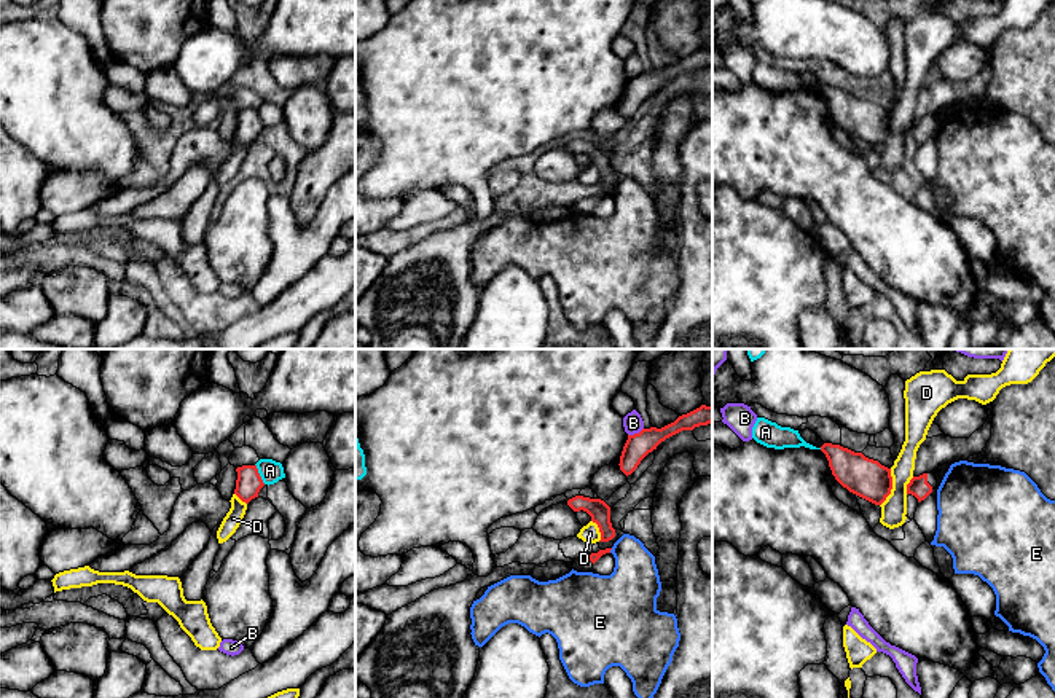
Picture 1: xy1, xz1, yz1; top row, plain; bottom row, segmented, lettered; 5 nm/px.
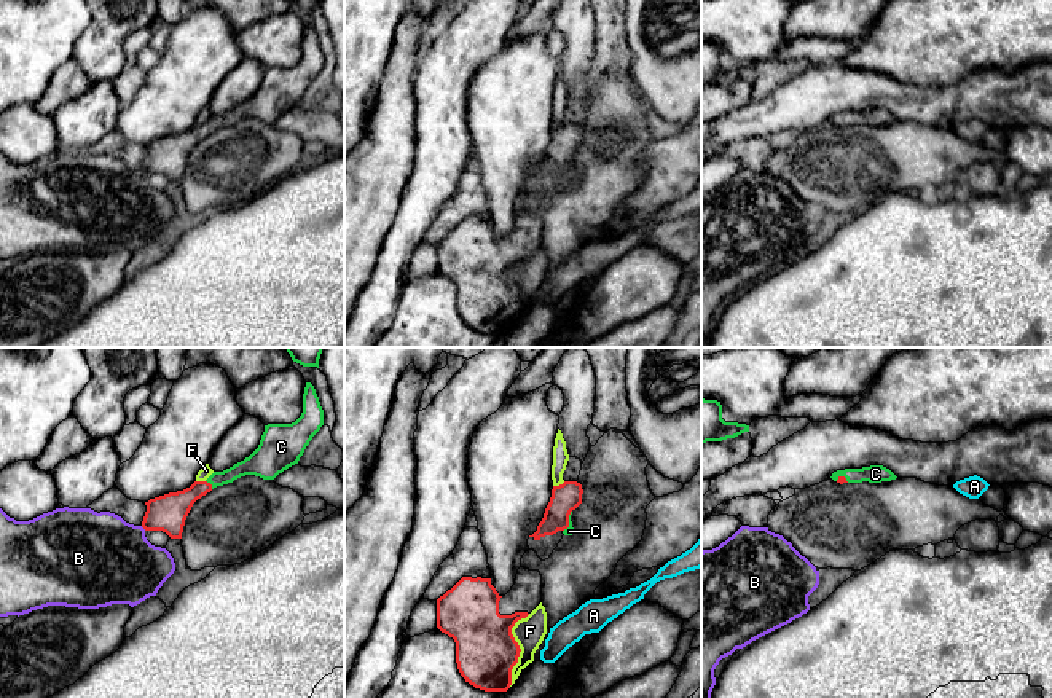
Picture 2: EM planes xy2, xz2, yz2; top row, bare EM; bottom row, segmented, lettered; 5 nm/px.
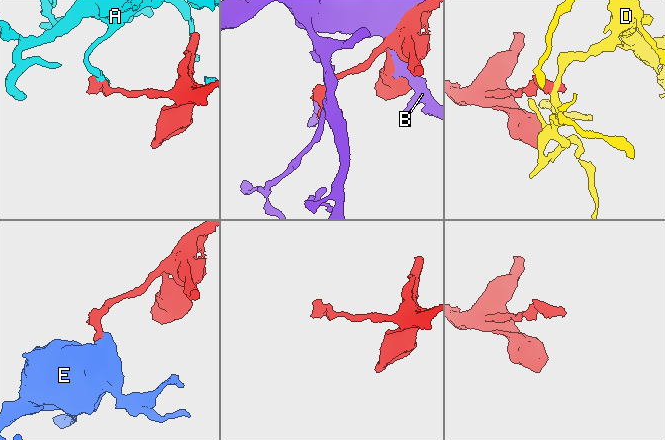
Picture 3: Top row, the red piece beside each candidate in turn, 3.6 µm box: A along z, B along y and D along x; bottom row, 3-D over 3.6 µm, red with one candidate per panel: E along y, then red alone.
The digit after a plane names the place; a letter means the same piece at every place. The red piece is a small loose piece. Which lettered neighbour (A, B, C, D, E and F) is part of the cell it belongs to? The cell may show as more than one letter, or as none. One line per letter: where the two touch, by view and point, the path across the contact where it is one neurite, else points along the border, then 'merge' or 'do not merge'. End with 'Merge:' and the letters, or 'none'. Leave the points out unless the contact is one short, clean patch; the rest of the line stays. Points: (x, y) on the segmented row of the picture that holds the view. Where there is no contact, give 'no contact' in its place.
A: xy1 (258, 474) | do not merge
B: xz1 (635, 434) | do not merge
C: xy2 (211, 485) | across xy2 (169, 512), (198, 488), (211, 485), (217, 478), (255, 464) | merge
D: yz1 (891, 488) | along yz1 (891, 469), (891, 493), (880, 505) | do not merge
E: xz1 (611, 548) | along xz1 (612, 548), (609, 552) | do not merge
F: xz2 (518, 647) | do not merge
Merge: C

